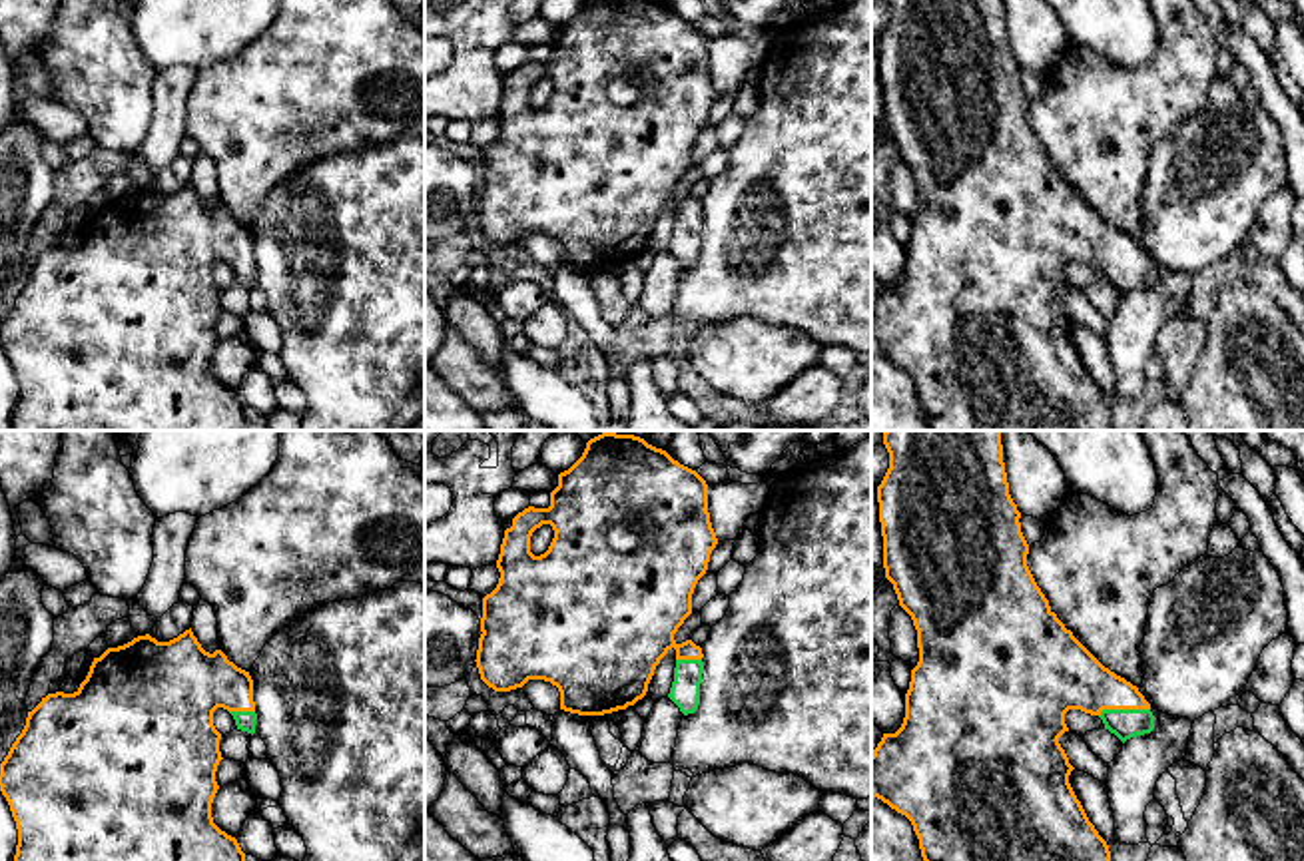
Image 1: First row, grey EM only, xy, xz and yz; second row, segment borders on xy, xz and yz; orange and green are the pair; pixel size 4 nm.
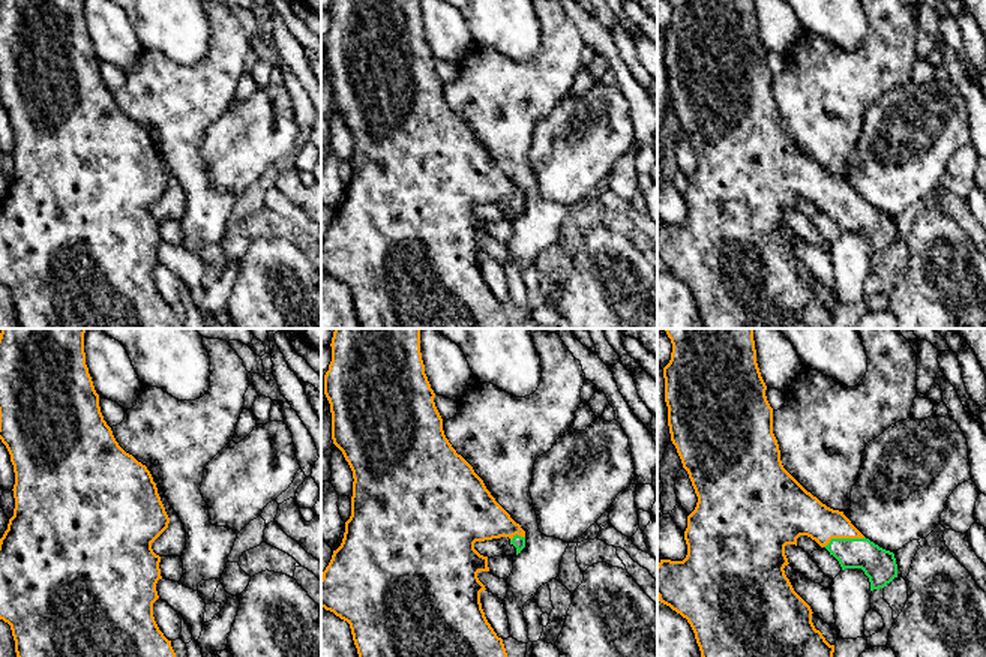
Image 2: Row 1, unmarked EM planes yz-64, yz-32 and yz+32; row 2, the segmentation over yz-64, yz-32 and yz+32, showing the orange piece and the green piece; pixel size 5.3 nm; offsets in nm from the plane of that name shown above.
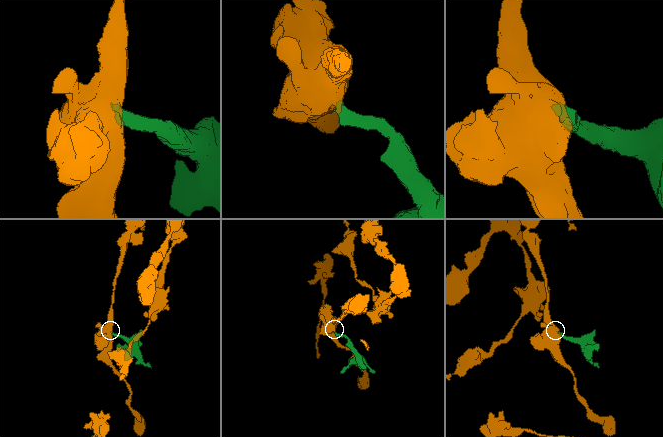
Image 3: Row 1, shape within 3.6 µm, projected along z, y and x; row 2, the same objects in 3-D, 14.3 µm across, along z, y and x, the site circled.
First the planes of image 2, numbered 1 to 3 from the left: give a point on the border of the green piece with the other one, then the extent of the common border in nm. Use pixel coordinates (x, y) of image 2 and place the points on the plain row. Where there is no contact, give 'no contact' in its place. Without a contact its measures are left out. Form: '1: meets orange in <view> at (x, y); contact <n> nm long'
1: no contact
2: meets orange in yz-32 at (517, 197); contact 80 nm long
3: meets orange in yz+32 at (844, 201); contact 240 nm long

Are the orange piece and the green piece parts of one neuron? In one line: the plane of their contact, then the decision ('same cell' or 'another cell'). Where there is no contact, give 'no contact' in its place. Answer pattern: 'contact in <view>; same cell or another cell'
contact in yz; same cell

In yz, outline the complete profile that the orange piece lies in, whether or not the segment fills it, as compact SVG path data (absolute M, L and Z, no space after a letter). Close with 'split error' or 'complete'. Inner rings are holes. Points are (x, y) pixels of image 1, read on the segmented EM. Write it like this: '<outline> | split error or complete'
M885 430L889 468L877 486L885 578L917 630L919 662L905 718L871 753L871 795L905 815L923 861L1111 861L1077 799L1059 737L1065 714L1099 716L1123 743L1150 733L1154 716L1137 686L1105 668L1051 610L1029 566L1021 512L1009 494L1001 430Z | split error

